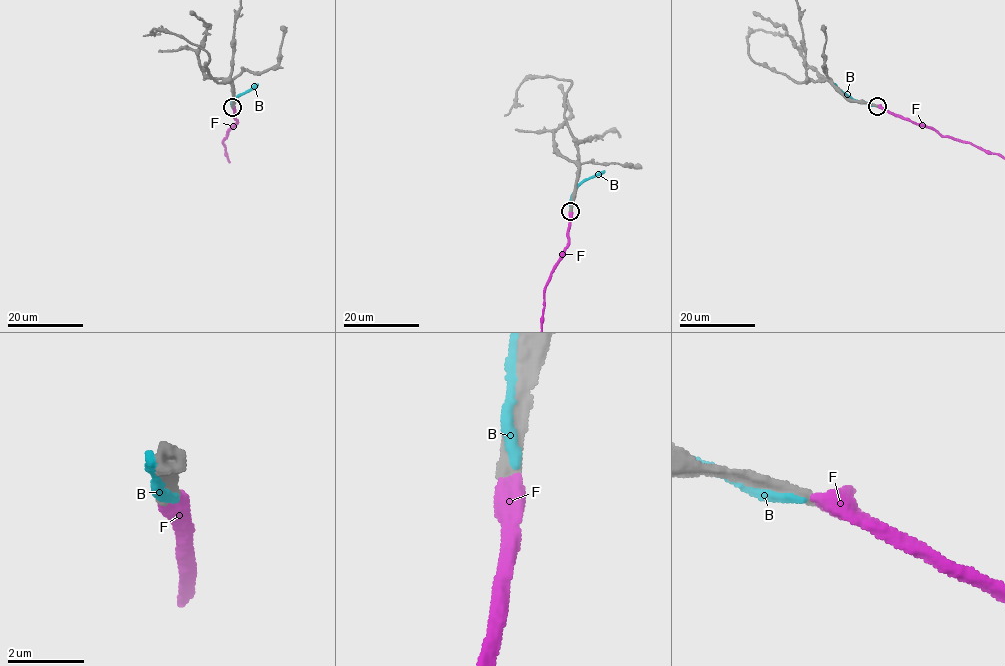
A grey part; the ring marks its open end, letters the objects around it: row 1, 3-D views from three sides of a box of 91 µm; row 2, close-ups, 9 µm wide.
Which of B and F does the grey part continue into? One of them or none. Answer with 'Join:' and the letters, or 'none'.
Join: F

